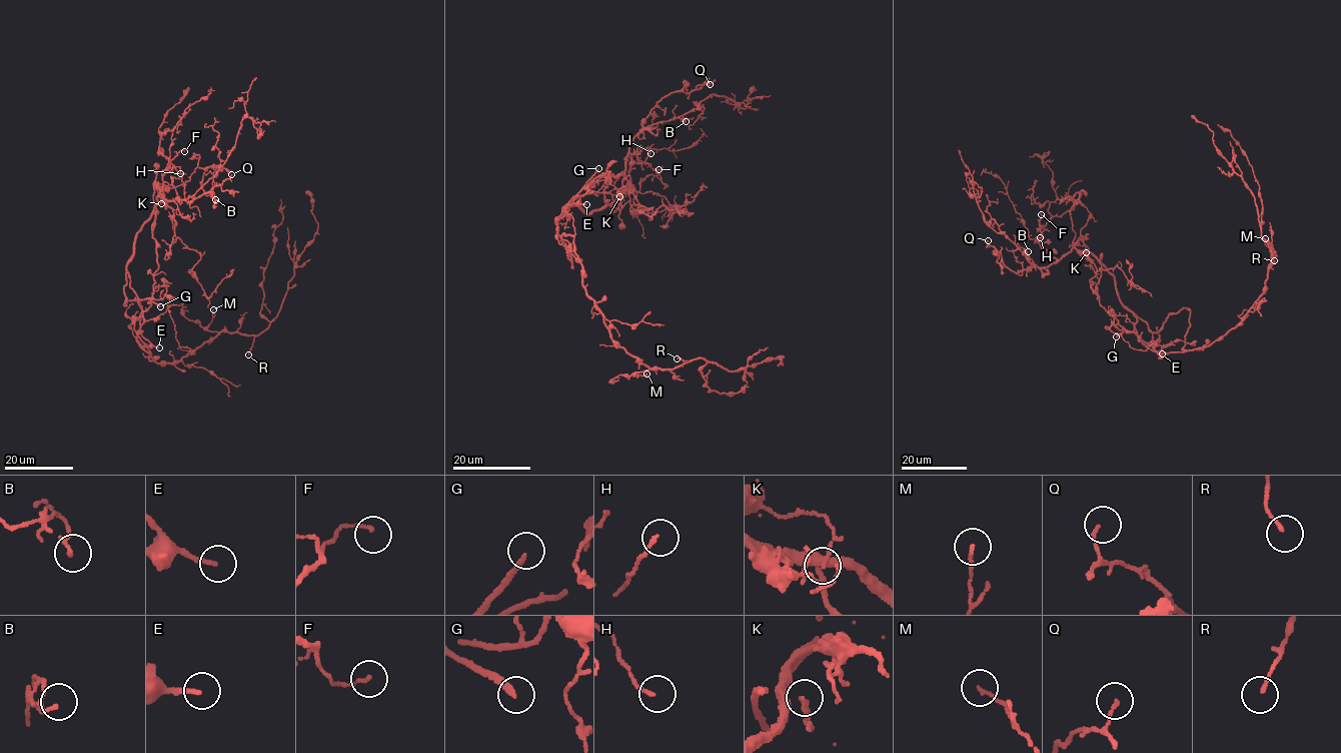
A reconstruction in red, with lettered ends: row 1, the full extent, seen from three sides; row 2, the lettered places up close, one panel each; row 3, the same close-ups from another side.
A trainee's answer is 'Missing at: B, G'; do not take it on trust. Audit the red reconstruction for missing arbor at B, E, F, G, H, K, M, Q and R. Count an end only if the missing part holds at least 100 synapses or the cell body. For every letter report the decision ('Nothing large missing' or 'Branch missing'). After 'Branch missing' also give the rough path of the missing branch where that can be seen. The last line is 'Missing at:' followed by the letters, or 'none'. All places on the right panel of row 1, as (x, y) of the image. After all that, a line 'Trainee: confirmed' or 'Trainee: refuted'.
B: Nothing large missing
E: Nothing large missing
F: Nothing large missing
G: Branch missing. Course of what is missing: (1116, 336), (1089, 363), (1075, 396), (1077, 405), (1096, 374), (1097, 349), (1082, 335), (1080, 339), (1093, 346)
H: Nothing large missing
K: Nothing large missing
M: Nothing large missing
Q: Nothing large missing
R: Nothing large missing
Missing at: G
Trainee: refuted

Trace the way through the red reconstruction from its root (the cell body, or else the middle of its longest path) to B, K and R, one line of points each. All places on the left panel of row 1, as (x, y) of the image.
B: (134, 328), (141, 308), (130, 286), (126, 264), (159, 192), (168, 200), (184, 200), (201, 187), (215, 199)
K: (134, 328), (141, 308), (130, 286), (126, 264), (132, 253), (135, 237), (157, 202), (159, 189), (161, 203)
R: (134, 328), (153, 361), (161, 364), (180, 359), (221, 331), (254, 336), (248, 354)

